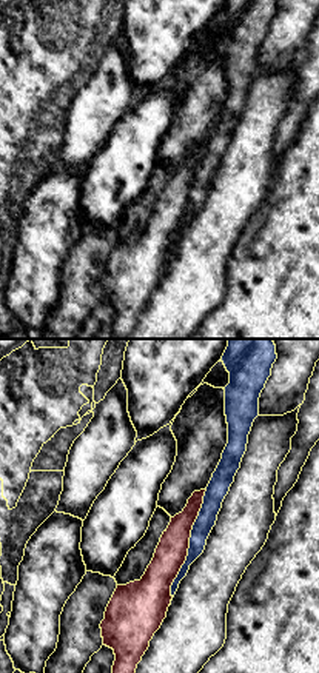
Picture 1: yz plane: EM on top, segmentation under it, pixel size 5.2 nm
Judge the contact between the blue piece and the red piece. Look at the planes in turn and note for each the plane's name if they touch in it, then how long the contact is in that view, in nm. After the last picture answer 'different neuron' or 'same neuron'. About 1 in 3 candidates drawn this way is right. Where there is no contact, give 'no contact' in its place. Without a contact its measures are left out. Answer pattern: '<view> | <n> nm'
yz | 600 nm

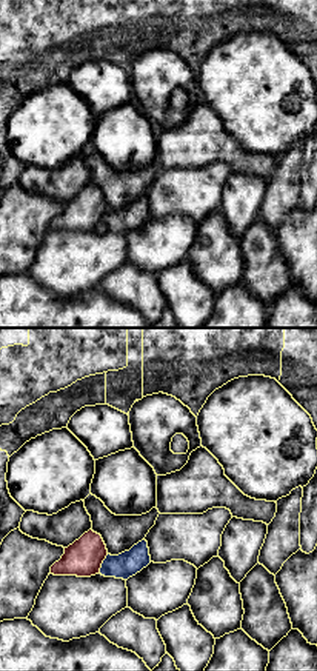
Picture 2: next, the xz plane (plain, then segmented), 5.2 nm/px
xz | 110 nm

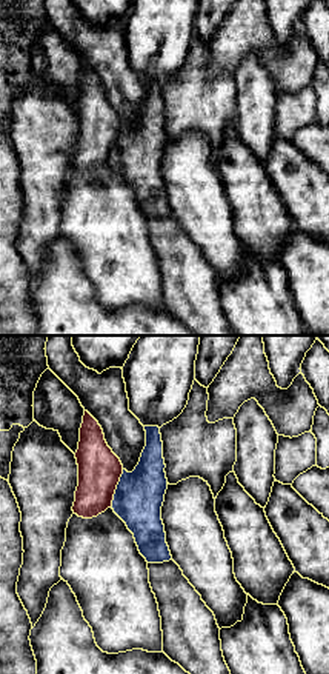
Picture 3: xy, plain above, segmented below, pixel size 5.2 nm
xy | 220 nm

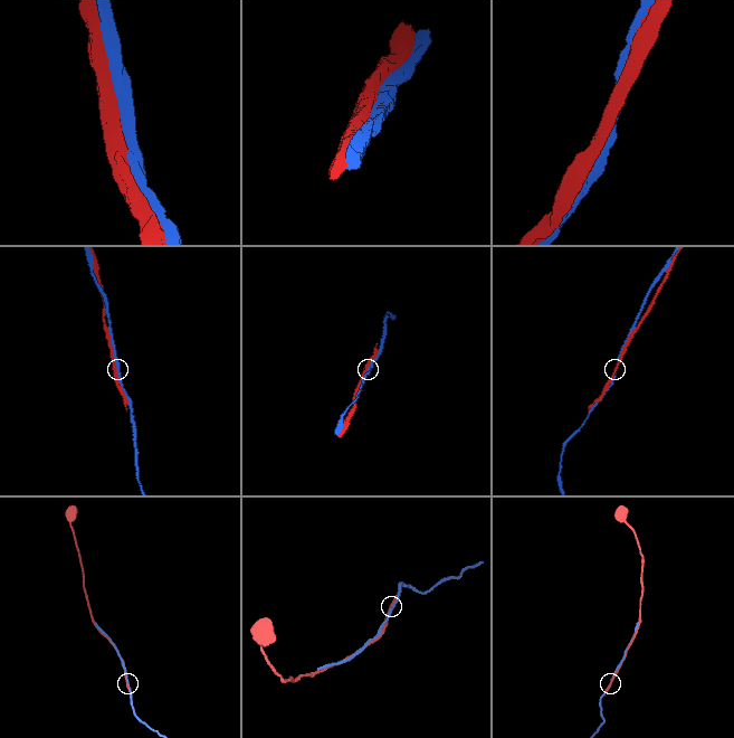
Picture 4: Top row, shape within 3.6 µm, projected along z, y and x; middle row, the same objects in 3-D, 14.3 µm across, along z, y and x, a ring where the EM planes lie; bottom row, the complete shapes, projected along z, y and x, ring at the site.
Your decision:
different neuron

